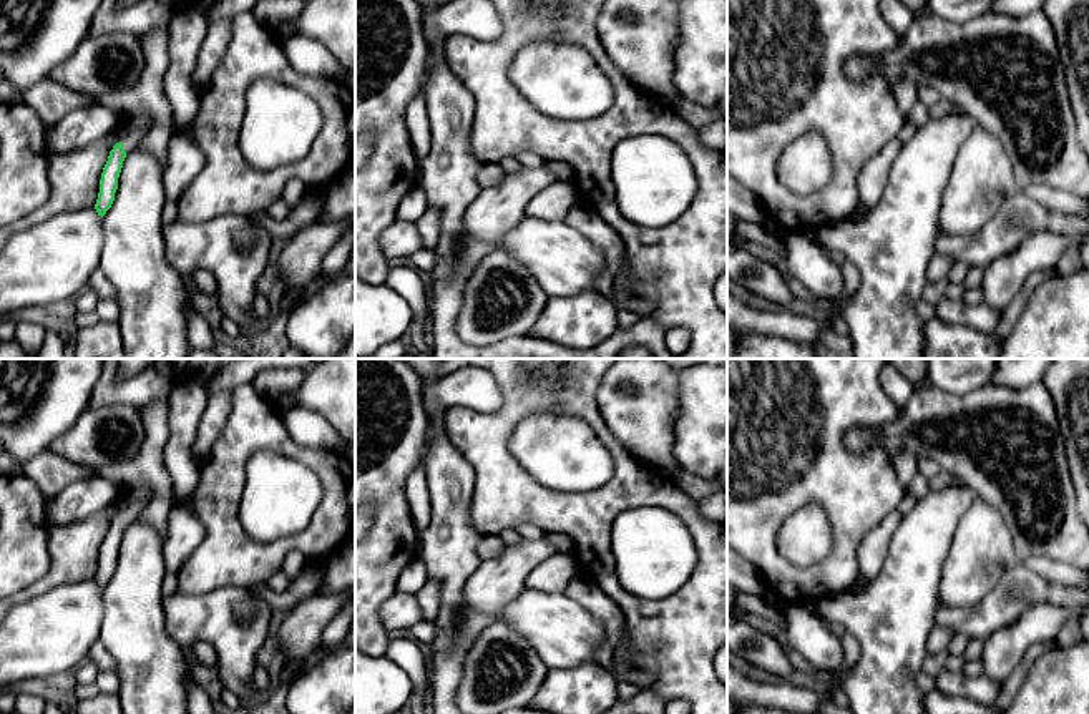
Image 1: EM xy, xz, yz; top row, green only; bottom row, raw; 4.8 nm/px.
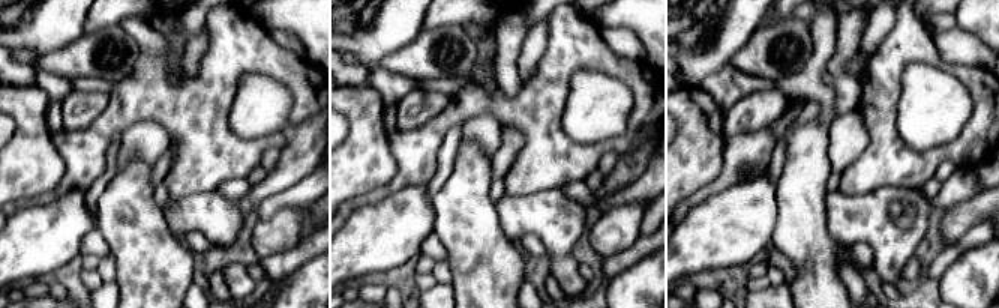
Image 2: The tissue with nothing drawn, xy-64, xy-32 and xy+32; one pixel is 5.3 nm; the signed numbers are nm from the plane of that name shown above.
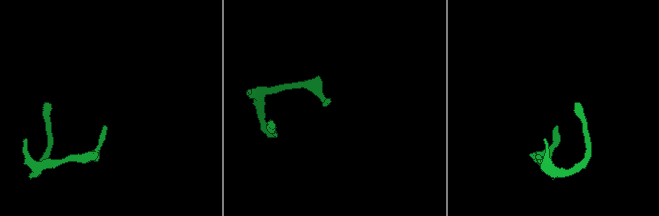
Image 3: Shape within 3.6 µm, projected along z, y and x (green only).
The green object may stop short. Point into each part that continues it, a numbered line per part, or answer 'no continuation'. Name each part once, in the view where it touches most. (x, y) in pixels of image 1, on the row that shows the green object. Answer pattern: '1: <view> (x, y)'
1: xy (130, 141)

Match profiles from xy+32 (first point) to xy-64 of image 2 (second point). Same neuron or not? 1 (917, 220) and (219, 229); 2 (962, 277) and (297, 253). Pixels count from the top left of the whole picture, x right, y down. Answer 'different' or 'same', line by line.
1: same
2: different

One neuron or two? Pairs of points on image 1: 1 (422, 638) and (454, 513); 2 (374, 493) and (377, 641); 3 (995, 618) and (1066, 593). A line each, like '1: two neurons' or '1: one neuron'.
1: two neurons
2: one neuron
3: one neuron

